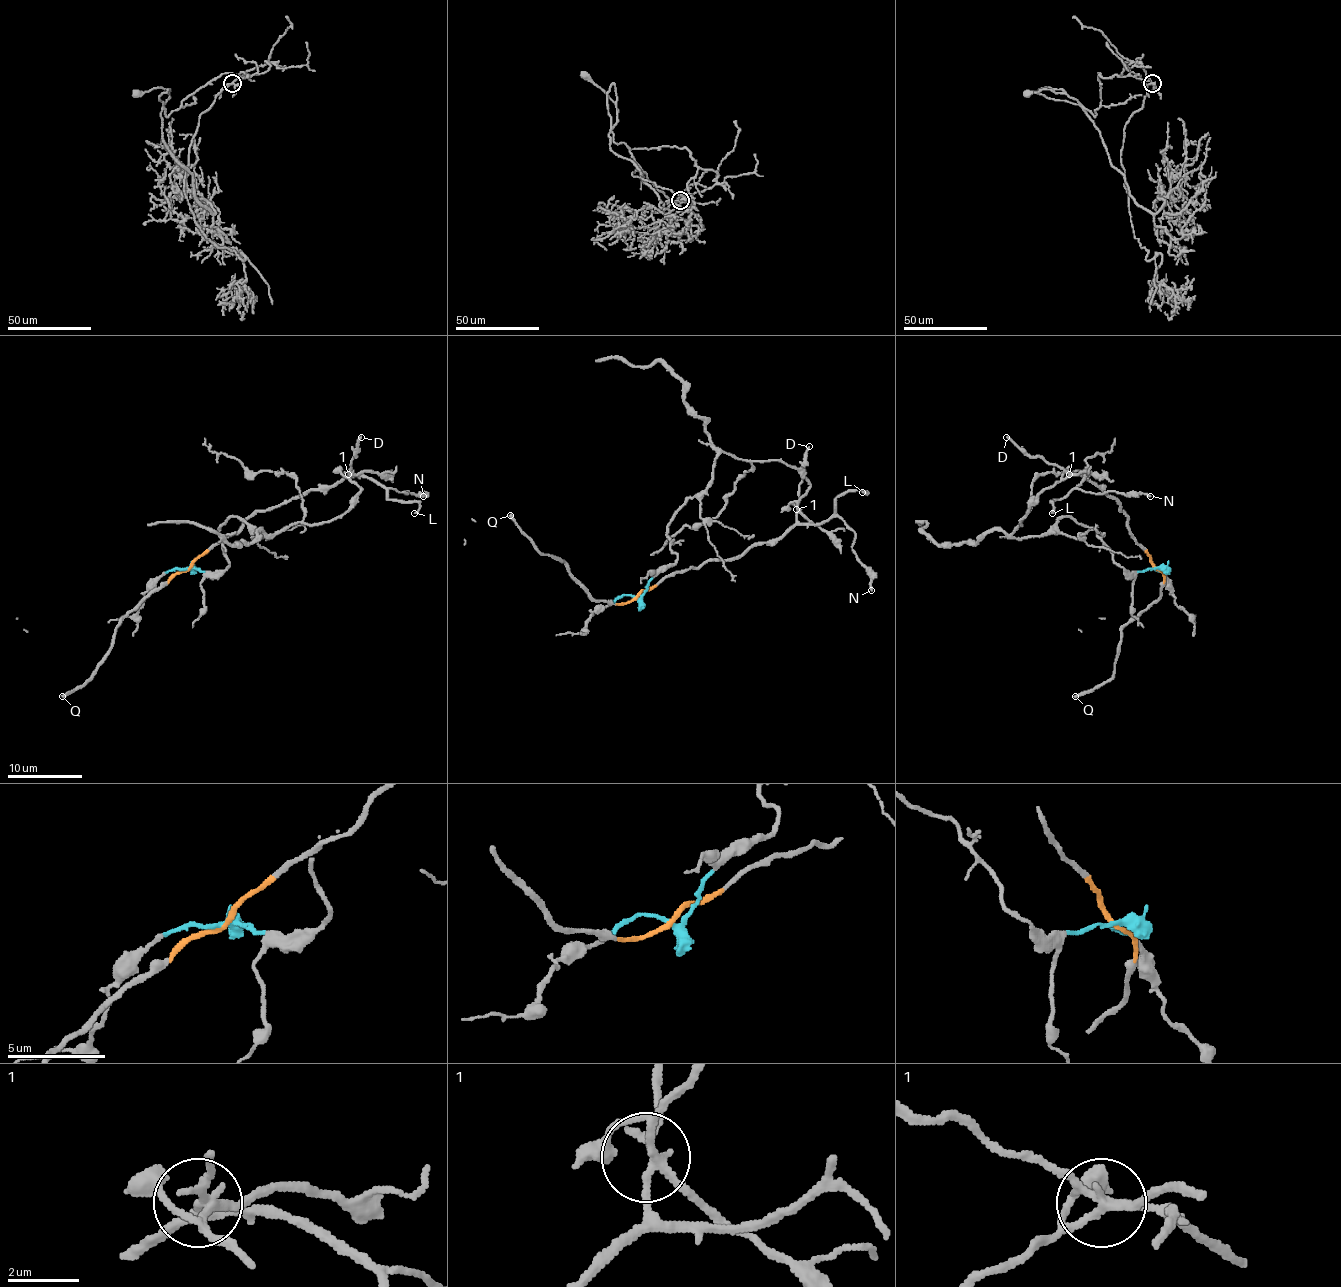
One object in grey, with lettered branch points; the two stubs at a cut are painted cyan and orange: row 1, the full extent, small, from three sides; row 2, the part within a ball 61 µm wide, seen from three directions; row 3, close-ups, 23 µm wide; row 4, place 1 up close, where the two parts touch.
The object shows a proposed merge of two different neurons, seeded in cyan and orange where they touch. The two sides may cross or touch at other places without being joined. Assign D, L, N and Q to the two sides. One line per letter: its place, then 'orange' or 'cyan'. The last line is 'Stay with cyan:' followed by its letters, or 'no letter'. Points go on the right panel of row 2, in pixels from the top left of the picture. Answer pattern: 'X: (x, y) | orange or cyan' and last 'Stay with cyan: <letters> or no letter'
D: (1006, 437) | orange
L: (1052, 513) | orange
N: (1150, 496) | orange
Q: (1075, 696) | orange
Stay with cyan: no letter

